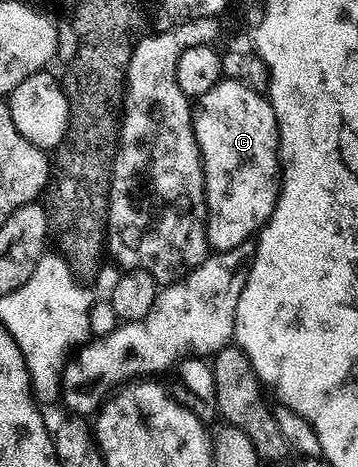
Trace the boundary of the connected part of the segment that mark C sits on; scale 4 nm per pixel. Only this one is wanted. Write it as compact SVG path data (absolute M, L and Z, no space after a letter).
M222 78L215 89L207 89L207 93L196 100L193 132L205 174L205 236L214 252L235 249L235 245L250 242L251 237L264 228L277 204L279 148L273 107L262 92L247 89L247 85L237 83L234 79Z

